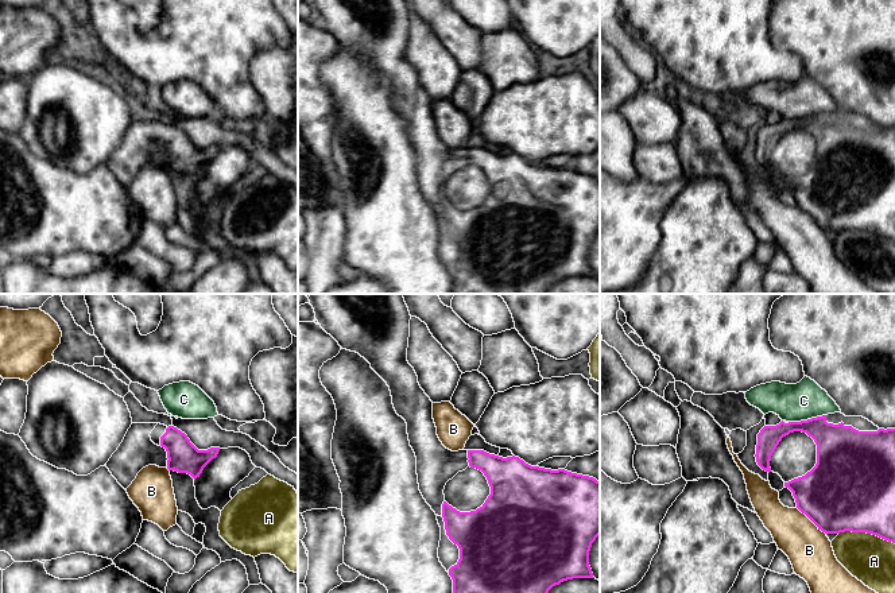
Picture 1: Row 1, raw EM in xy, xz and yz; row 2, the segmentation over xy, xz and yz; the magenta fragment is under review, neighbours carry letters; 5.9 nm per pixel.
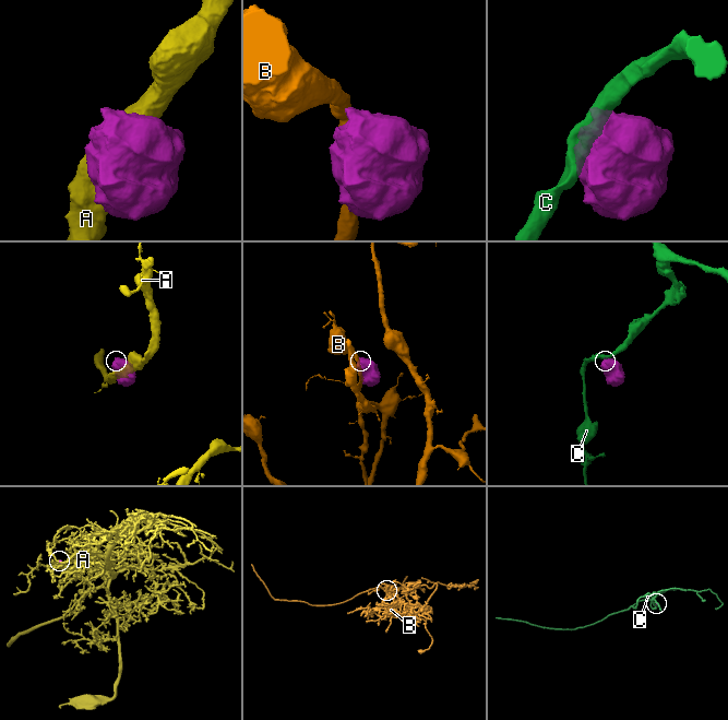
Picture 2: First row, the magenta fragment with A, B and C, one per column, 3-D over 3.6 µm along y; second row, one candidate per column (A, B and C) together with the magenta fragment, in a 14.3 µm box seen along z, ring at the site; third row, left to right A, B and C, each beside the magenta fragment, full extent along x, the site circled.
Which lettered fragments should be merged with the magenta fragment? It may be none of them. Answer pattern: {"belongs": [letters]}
{"belongs": []}

